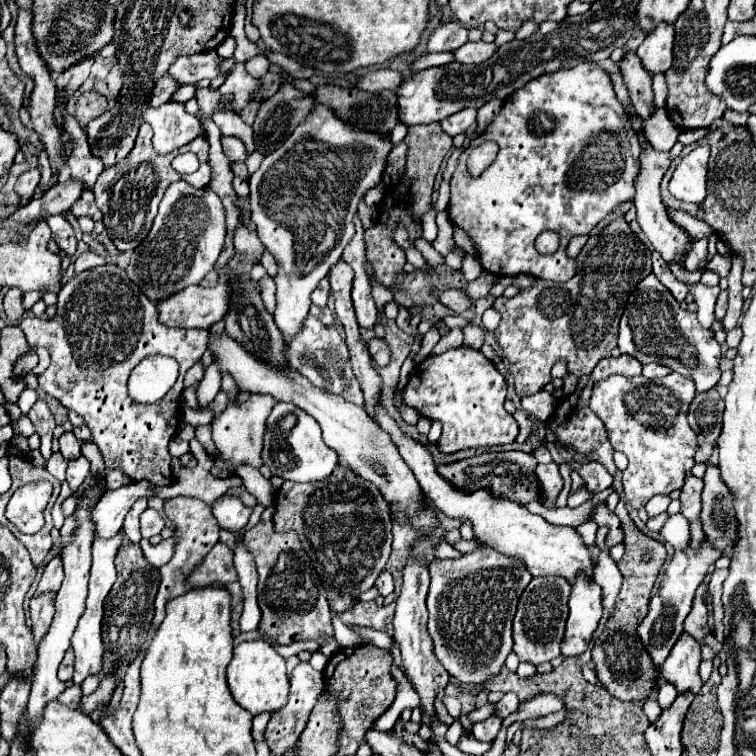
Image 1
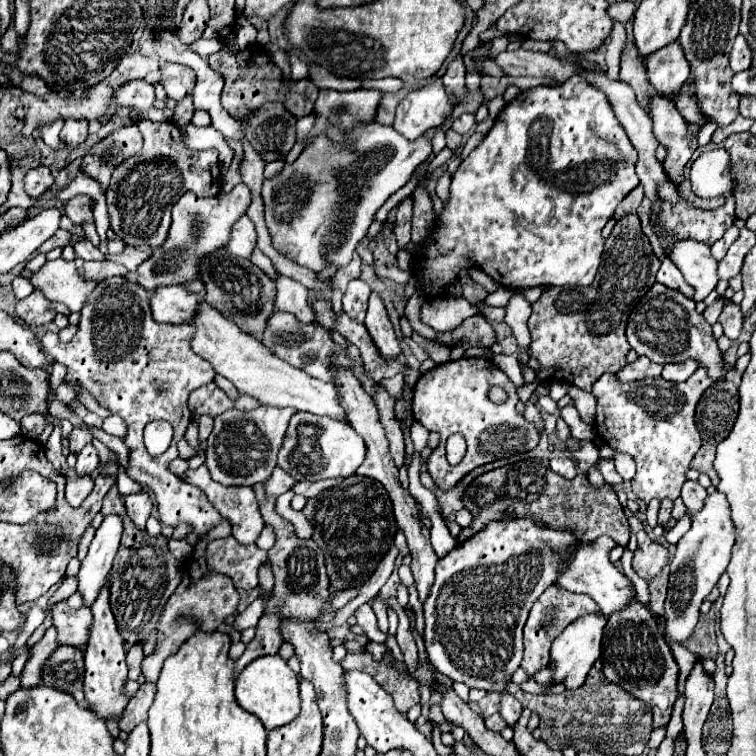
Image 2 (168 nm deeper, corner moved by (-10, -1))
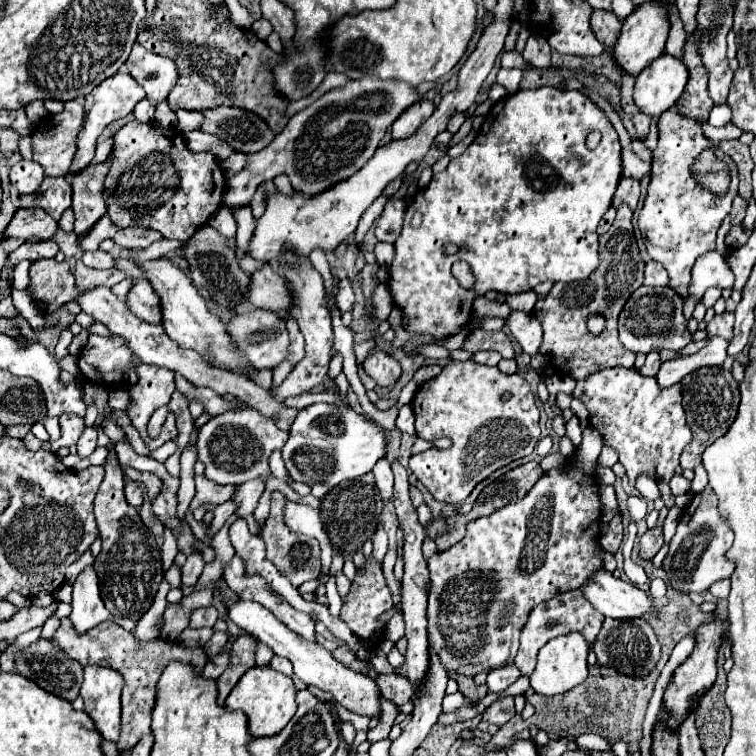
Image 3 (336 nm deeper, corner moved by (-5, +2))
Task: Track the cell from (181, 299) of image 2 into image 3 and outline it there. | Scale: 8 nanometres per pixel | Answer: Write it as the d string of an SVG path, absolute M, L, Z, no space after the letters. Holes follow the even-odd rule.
M146 279L134 281L132 289L128 291L126 305L138 319L154 325L160 323L160 299Z

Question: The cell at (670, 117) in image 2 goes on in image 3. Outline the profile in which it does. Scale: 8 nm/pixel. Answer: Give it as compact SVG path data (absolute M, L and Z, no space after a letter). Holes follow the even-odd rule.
M666 111L658 119L658 131L660 139L652 159L652 181L644 199L644 207L638 215L638 227L648 245L664 253L670 251L670 267L664 267L670 277L668 287L680 291L680 295L686 299L694 261L716 249L716 233L724 217L730 213L732 199L738 195L738 170L728 155L720 155L720 159L730 168L731 181L726 195L718 197L704 189L692 175L692 165L704 149L716 149L718 153L718 145L704 137L700 123L686 119L676 111Z

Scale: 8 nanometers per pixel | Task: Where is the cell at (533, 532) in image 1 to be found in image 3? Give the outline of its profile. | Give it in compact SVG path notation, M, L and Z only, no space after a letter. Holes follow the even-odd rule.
M600 569L594 579L582 587L586 599L604 615L612 619L636 619L644 615L658 615L652 599L626 579L616 579L612 573Z

